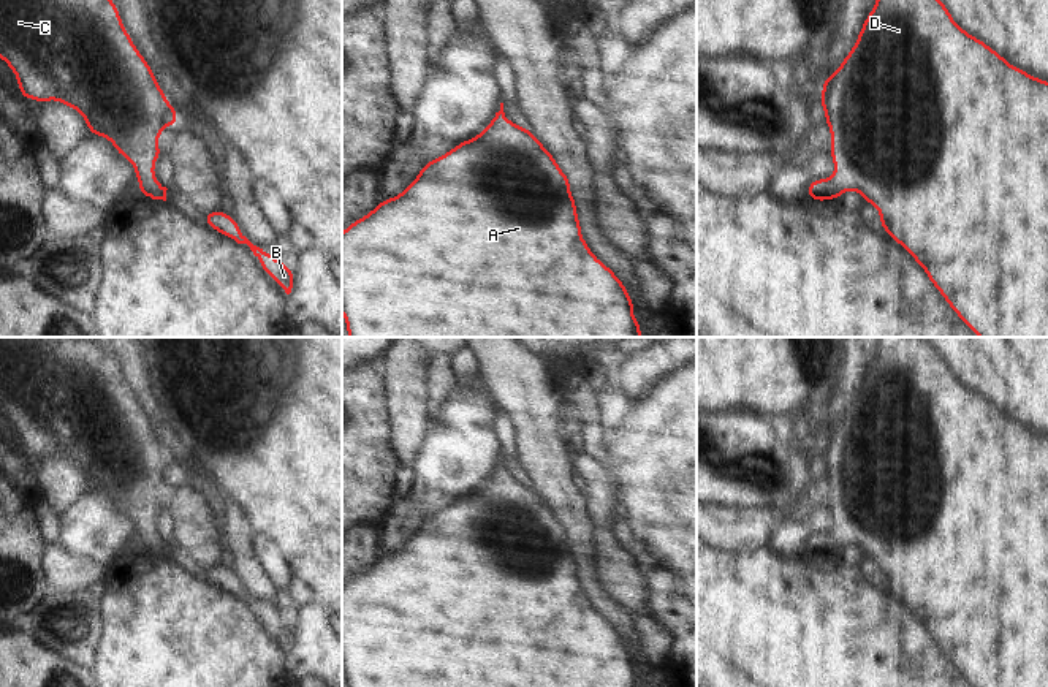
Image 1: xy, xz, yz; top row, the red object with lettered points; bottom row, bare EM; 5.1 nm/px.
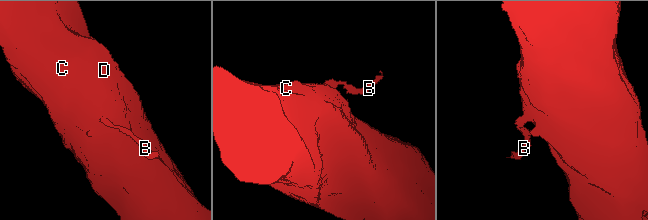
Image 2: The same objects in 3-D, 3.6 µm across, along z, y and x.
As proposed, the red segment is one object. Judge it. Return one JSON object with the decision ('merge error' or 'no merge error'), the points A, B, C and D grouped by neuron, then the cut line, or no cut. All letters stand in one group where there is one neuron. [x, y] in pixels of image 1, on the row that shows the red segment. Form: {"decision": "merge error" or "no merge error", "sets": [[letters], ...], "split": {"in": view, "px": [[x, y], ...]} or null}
{"decision": "no merge error", "sets": [["A", "B", "C", "D"]], "split": null}

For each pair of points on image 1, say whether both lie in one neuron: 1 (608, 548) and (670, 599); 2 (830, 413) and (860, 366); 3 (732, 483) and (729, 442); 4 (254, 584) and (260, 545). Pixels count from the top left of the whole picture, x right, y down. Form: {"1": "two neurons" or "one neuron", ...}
{"1": "two neurons", "2": "one neuron", "3": "one neuron", "4": "two neurons"}

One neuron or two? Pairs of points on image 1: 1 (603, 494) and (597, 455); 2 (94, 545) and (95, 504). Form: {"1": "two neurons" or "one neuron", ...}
{"1": "two neurons", "2": "one neuron"}

